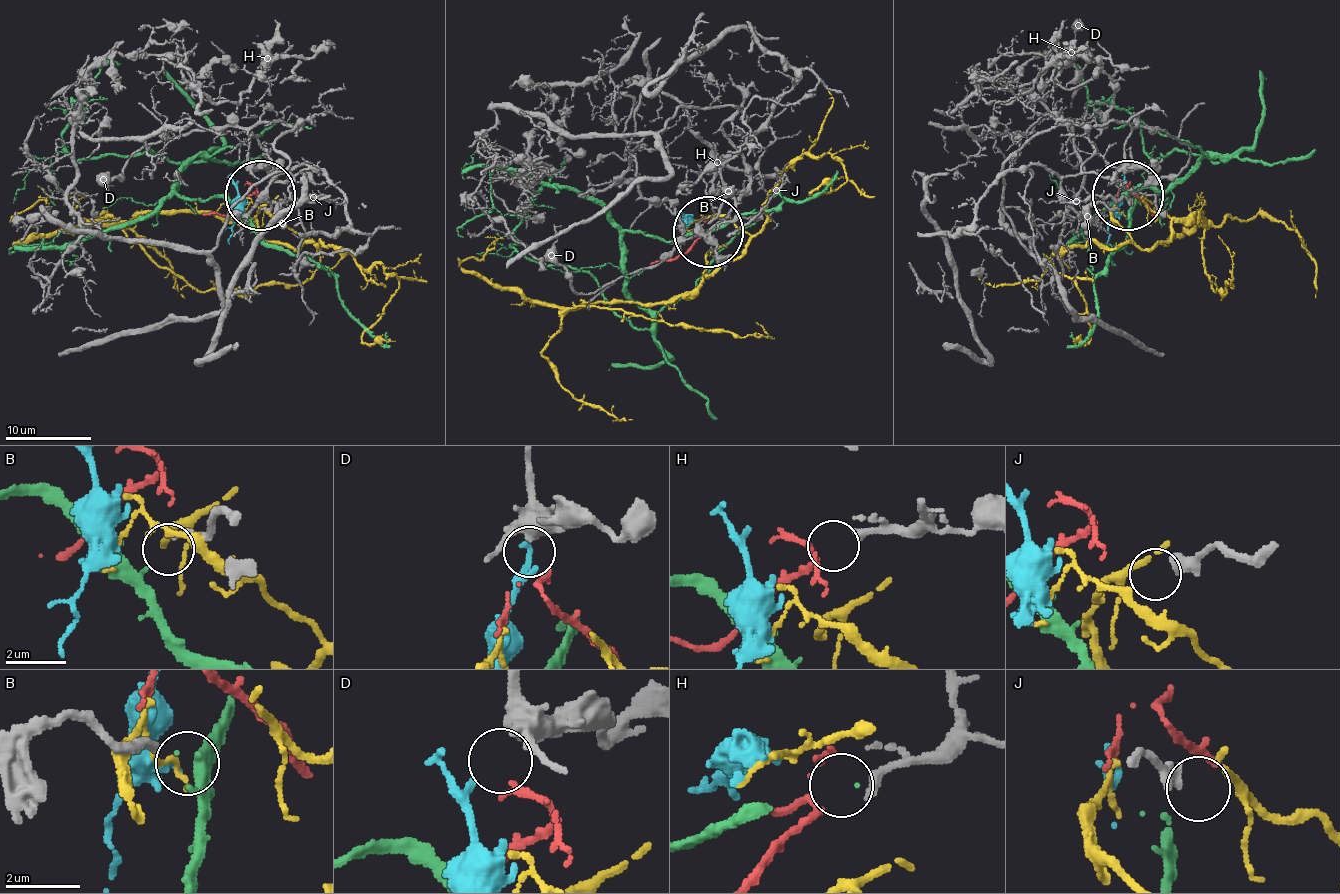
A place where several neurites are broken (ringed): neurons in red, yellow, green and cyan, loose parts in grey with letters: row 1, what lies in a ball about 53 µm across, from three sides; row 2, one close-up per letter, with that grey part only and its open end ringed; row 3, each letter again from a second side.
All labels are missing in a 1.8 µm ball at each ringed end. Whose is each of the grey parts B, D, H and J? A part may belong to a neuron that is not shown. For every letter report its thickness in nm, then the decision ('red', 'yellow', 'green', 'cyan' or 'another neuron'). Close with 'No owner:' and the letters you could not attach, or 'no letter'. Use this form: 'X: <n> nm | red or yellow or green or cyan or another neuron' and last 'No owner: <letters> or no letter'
B: 220 nm | another neuron
D: 400 nm | cyan
H: 260 nm | red
J: 400 nm | yellow
No owner: B

